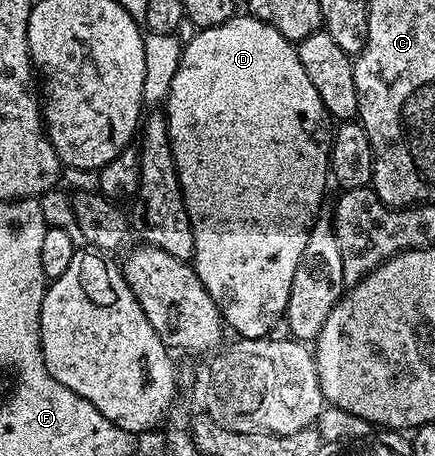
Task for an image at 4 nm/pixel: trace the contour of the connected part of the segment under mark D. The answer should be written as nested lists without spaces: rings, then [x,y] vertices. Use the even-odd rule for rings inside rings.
[[[234,16],[227,24],[219,24],[215,28],[197,30],[194,38],[184,43],[184,50],[179,60],[178,72],[171,81],[169,96],[163,105],[163,113],[169,119],[169,139],[175,156],[175,168],[179,176],[179,184],[183,192],[183,200],[187,204],[187,212],[193,229],[195,252],[191,259],[194,272],[199,276],[203,288],[215,300],[224,325],[234,330],[234,335],[243,338],[267,338],[284,319],[287,300],[291,296],[291,279],[295,276],[295,268],[299,264],[299,256],[307,245],[307,236],[313,227],[317,213],[323,208],[321,202],[325,198],[325,181],[329,182],[331,119],[323,108],[323,100],[319,100],[319,92],[311,85],[307,71],[297,55],[297,48],[283,37],[275,28],[252,16]]]

